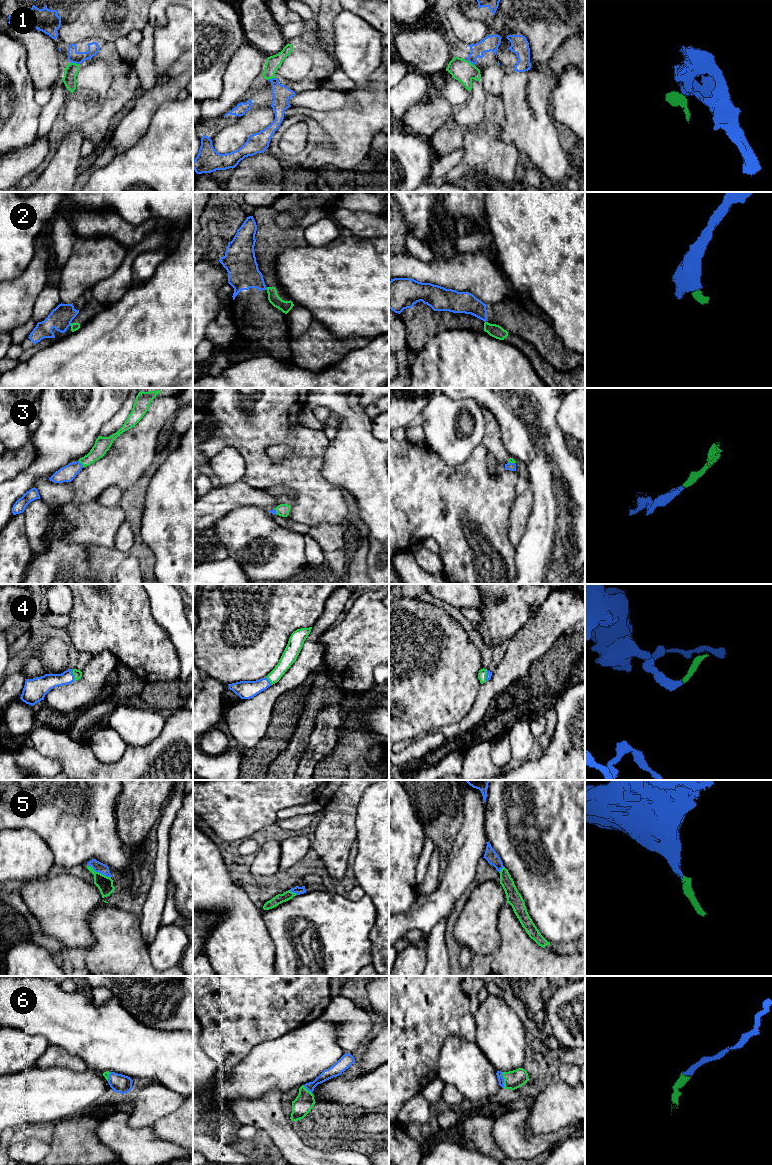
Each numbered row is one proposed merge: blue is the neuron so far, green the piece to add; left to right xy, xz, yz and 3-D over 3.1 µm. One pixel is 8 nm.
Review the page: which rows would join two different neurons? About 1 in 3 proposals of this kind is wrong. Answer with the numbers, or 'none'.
1, 2

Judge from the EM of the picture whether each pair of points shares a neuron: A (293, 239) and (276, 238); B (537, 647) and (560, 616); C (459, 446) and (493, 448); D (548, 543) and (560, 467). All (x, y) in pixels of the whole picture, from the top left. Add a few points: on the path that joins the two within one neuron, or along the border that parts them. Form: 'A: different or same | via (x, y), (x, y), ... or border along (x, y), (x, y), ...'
A: same | via (289, 239), (280, 239)
B: same | via (537, 639), (552, 623)
C: different | border along (484, 419), (484, 435), (481, 442)
D: same | via (550, 523), (550, 482)

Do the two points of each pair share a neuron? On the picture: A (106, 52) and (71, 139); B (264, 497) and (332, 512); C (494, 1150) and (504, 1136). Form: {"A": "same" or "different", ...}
{"A": "different", "B": "different", "C": "different"}

